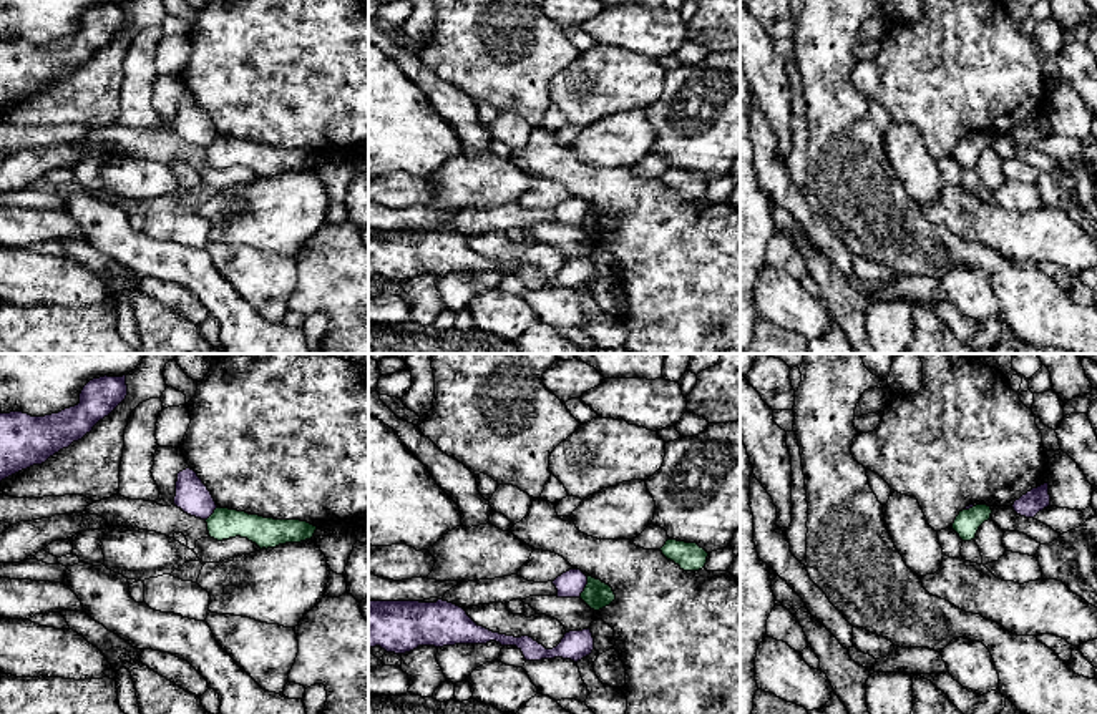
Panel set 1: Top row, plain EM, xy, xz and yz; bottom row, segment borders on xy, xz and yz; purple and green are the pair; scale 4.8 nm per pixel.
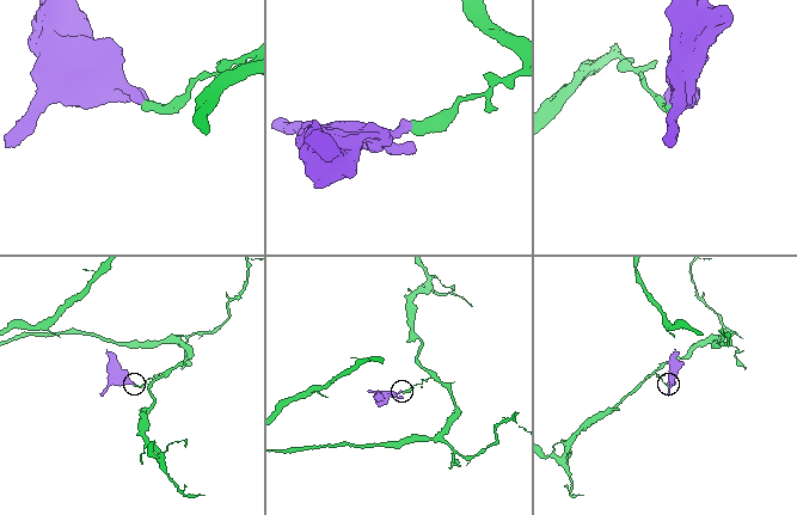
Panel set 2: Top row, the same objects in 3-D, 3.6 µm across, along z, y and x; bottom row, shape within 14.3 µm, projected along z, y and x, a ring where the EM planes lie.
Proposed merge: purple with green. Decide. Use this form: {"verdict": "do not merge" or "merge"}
{"verdict": "do not merge"}

